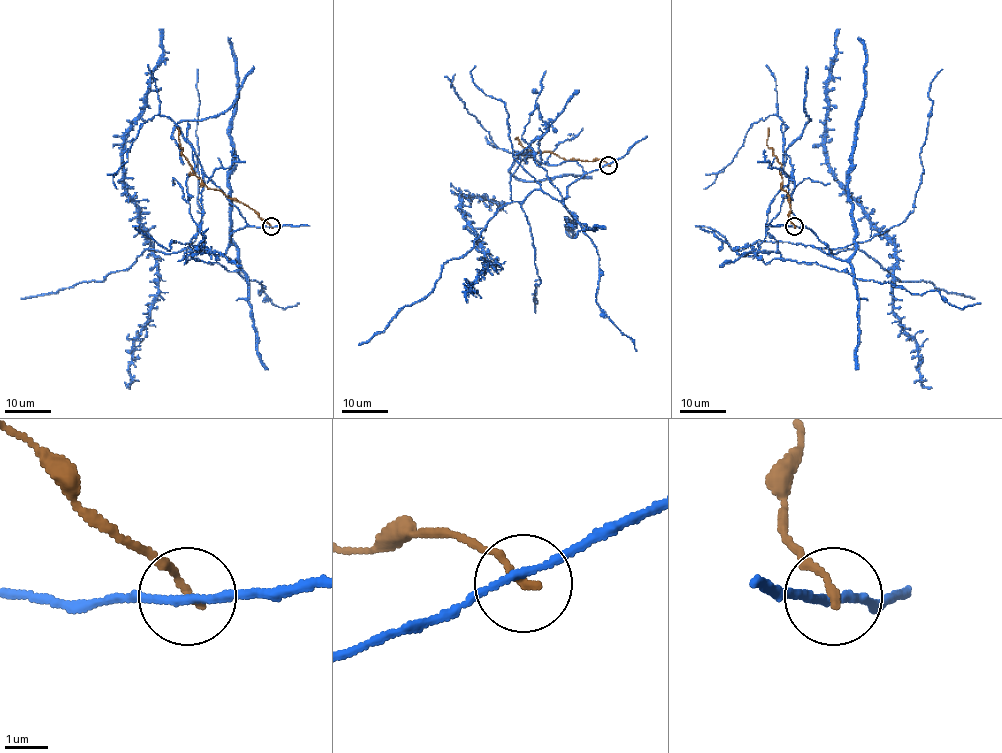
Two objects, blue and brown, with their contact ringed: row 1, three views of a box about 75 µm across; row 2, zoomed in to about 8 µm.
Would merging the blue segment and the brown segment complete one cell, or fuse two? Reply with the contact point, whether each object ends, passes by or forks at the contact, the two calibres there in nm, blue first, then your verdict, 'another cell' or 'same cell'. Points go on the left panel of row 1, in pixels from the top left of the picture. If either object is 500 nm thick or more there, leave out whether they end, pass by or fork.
(271, 226) | blue passes by | brown ends | 170/170 nm | another cell

